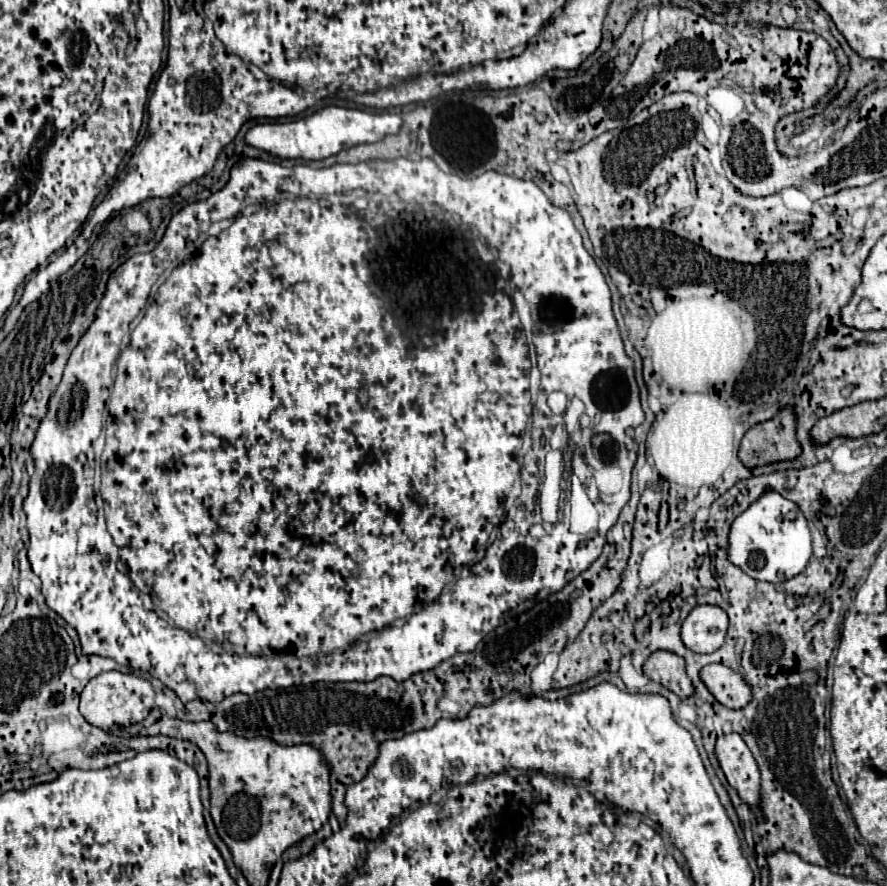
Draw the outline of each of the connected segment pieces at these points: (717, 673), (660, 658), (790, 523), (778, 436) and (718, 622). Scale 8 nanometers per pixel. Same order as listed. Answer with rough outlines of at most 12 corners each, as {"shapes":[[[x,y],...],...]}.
{"shapes":[[[726,665],[702,667],[700,679],[714,699],[742,709],[752,691]],[[656,651],[644,675],[678,697],[694,693],[684,659]],[[766,491],[732,523],[728,559],[752,579],[804,571],[812,541]],[[784,409],[754,425],[740,461],[762,467],[800,455],[796,417]],[[698,605],[682,623],[694,653],[722,647],[726,611]]]}

